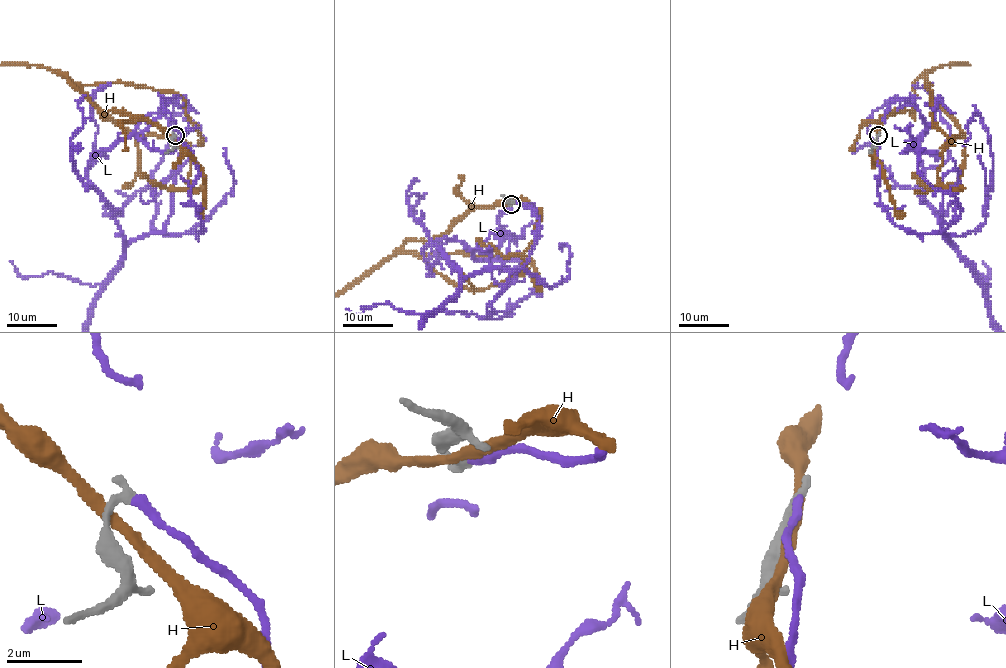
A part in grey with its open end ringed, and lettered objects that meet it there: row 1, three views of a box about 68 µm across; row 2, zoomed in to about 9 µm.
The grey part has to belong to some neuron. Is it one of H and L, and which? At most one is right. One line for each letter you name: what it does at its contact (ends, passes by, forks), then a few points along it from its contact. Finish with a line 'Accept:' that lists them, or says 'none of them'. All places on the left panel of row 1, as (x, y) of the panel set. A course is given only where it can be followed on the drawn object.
L: it ends
Accept: L

